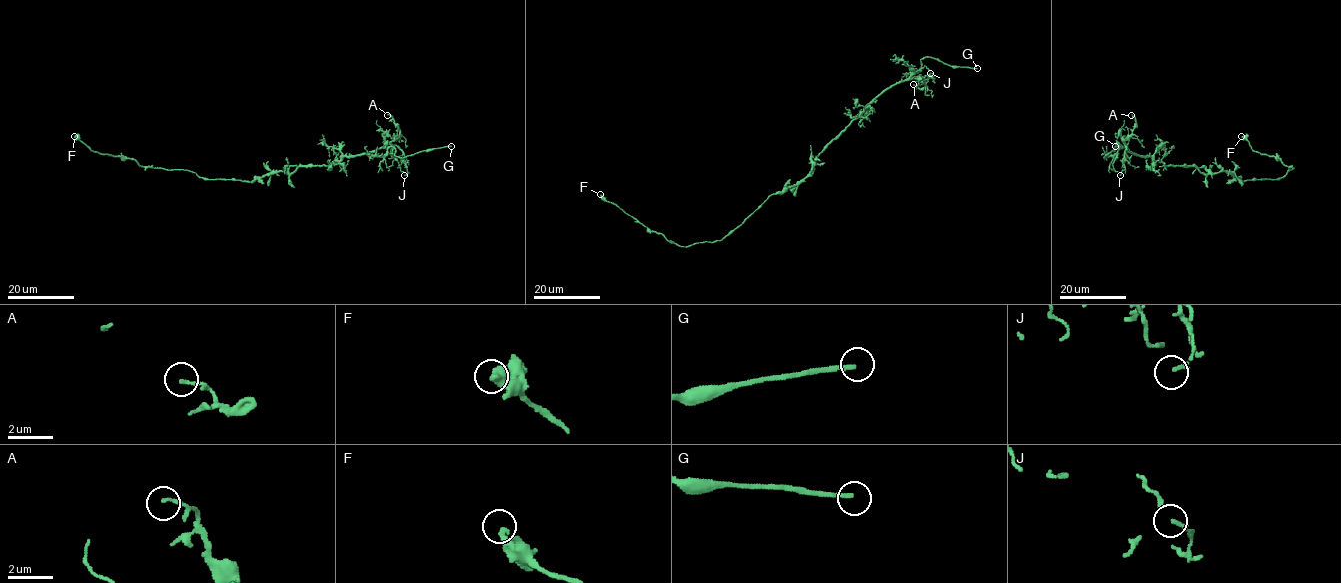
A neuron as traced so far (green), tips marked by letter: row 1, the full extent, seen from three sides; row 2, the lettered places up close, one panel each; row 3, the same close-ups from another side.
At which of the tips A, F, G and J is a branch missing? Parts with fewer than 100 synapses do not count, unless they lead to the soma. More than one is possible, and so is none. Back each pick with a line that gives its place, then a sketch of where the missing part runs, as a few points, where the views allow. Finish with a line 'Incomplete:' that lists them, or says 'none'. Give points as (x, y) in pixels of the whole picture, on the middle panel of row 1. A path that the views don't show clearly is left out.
G: at (977, 68)
Incomplete: G

